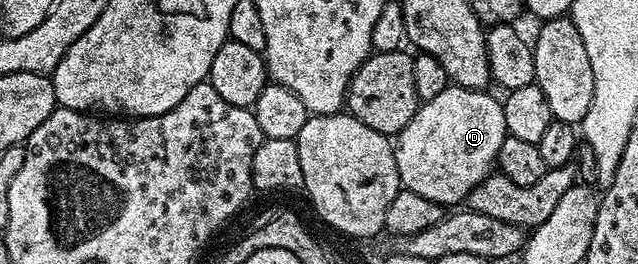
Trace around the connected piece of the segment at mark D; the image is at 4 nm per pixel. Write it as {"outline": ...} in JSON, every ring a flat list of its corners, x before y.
{"outline":[[447,85,440,96,432,96,432,100,422,102,411,122,396,135,394,155,402,186,416,192,416,196,424,196,424,200,437,202,443,208,457,207,469,199,470,191,476,189,485,178,491,177,507,136,504,108,499,99,494,99,486,90]]}

